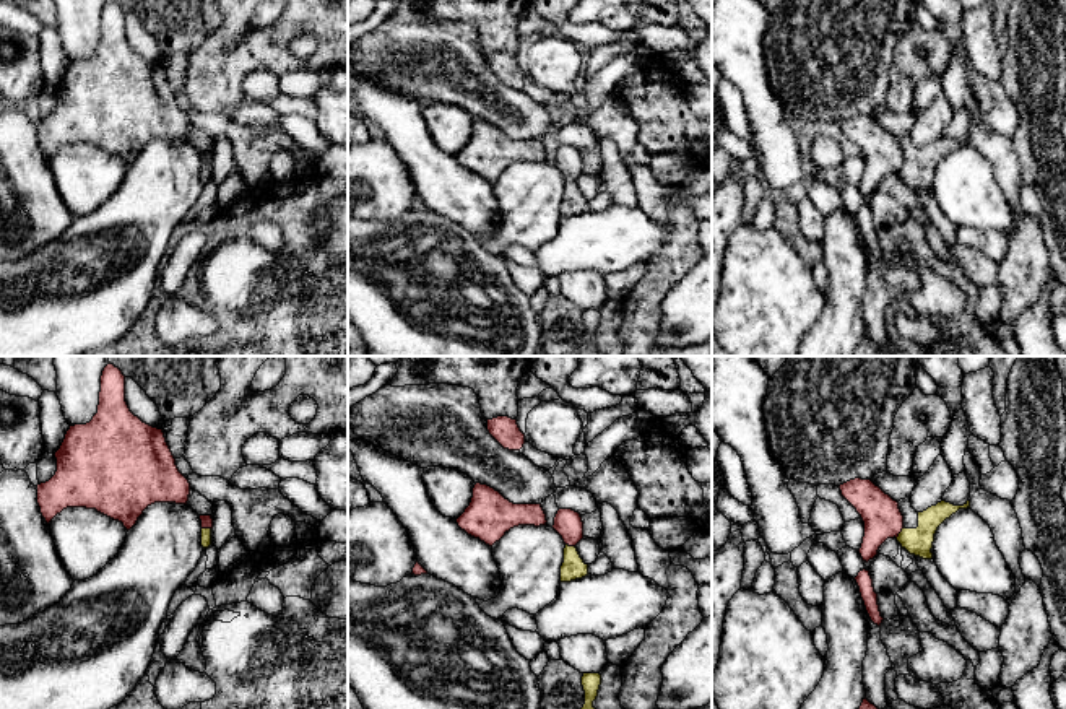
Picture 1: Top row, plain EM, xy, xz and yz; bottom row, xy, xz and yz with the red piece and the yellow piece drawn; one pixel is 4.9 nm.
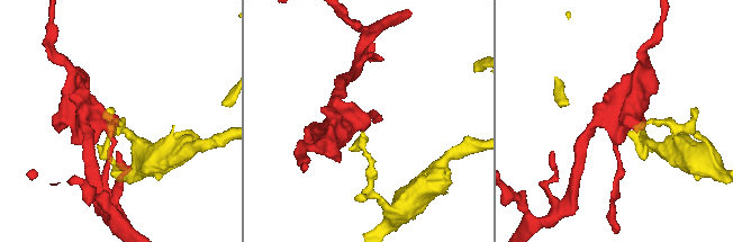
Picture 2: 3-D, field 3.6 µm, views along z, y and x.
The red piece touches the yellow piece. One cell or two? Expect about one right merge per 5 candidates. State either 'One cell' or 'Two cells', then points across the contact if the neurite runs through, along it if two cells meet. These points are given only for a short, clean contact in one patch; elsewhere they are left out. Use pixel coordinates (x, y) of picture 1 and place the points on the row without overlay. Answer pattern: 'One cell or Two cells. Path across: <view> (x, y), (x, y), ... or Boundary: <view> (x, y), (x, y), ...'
Two cells. Boundary: yz (904, 163), (896, 173)

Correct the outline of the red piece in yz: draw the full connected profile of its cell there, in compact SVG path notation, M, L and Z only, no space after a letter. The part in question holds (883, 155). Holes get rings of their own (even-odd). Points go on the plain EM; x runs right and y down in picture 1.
M855 114L838 124L864 158L864 172L858 187L863 197L868 198L887 174L897 174L902 167L904 151L899 138L871 115Z

